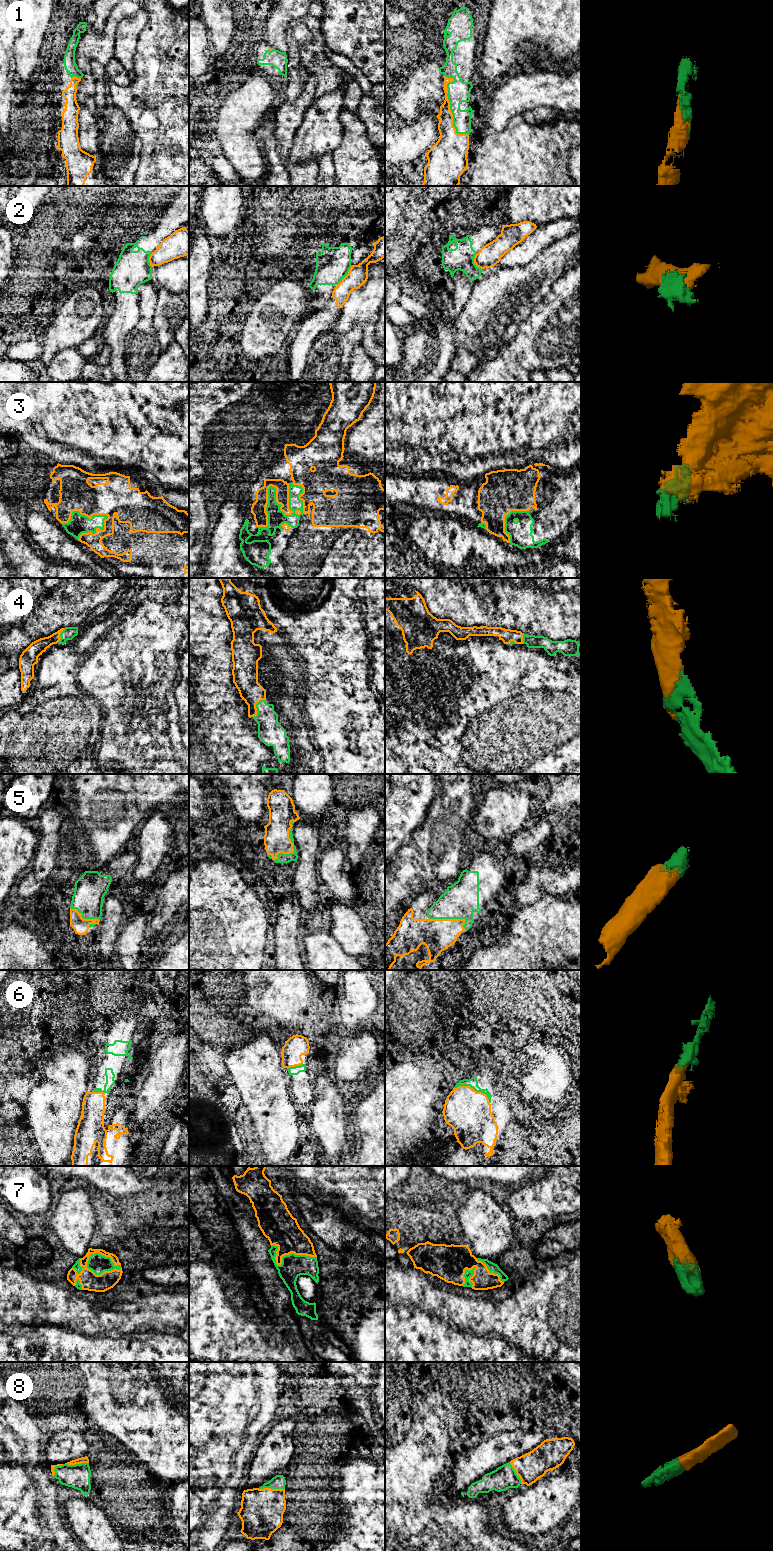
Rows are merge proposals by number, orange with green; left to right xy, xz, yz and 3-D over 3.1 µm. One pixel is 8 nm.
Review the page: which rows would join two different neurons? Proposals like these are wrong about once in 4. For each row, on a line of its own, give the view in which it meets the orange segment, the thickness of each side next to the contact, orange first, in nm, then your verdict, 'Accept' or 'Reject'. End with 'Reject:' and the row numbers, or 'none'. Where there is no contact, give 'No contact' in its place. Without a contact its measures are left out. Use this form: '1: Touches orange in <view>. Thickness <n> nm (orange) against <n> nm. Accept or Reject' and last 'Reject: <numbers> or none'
1: Touches orange in yz. Thickness 150 nm (orange) against 180 nm. Accept
2: Touches orange in xz. Thickness 160 nm (orange) against 280 nm. Reject
3: Touches orange in xz. Thickness 120 nm (orange) against 140 nm. Accept
4: Touches orange in xz. Thickness 200 nm (orange) against 200 nm. Accept
5: Touches orange in yz. Thickness 260 nm (orange) against 280 nm. Accept
6: Touches orange in yz. Thickness 360 nm (orange) against 80 nm. Accept
7: Touches orange in xy. Thickness 150 nm (orange) against 150 nm. Accept
8: Touches orange in xz. Thickness 340 nm (orange) against 110 nm. Accept
Reject: 2

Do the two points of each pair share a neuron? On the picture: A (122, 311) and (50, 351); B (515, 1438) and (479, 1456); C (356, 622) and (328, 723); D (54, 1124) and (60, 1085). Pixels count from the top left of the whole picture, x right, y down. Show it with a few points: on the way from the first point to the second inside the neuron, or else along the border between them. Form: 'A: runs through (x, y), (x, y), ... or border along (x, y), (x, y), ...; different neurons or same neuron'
A: border along (111, 304), (109, 316), (101, 328); different neurons
B: runs through (506, 1446), (488, 1456); same neuron
C: runs through (352, 647), (346, 666), (338, 674), (335, 698); same neuron
D: runs through (55, 1114), (56, 1095); same neuron

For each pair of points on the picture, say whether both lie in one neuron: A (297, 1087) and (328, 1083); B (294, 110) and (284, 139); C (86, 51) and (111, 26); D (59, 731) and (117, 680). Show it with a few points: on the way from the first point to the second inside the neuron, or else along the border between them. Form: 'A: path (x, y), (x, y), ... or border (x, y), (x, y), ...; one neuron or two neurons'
A: path (305, 1083), (320, 1083); one neuron
B: path (289, 117), (285, 132); one neuron
C: path (97, 51), (106, 51), (112, 45), (112, 37); one neuron
D: border (80, 683), (89, 705), (99, 709), (102, 725); two neurons

